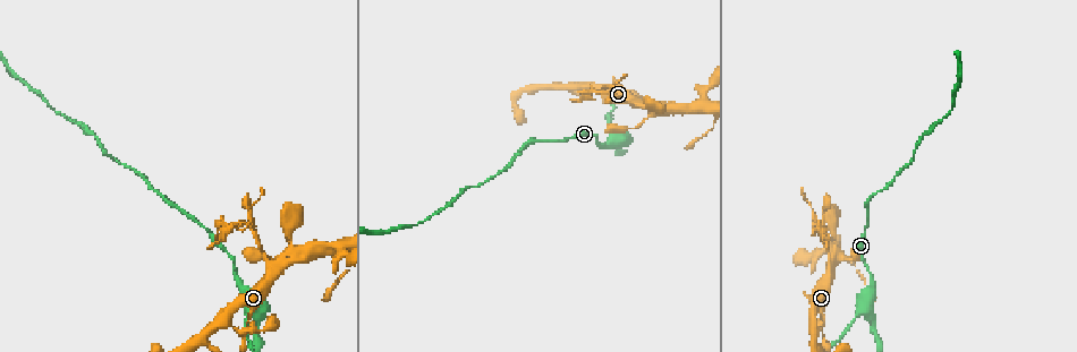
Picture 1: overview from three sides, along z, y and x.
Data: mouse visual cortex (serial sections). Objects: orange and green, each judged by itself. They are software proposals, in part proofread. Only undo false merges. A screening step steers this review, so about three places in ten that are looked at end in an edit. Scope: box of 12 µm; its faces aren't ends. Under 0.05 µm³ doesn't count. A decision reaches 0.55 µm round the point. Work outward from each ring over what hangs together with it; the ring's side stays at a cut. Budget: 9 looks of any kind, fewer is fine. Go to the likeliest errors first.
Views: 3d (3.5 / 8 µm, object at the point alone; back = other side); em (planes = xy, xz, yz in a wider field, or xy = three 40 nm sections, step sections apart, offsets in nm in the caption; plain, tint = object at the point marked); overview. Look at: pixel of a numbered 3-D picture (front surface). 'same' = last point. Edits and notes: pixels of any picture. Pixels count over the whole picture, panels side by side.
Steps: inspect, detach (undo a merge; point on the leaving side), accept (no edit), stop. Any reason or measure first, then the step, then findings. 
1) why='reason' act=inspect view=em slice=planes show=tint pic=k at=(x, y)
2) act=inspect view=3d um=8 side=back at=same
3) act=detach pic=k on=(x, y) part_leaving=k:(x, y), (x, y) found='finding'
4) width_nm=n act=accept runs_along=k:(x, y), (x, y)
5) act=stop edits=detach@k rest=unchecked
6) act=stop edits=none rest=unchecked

why='three-way junction' act=inspect view=3d um=3.5 side=back pic=1 at=(865, 312)

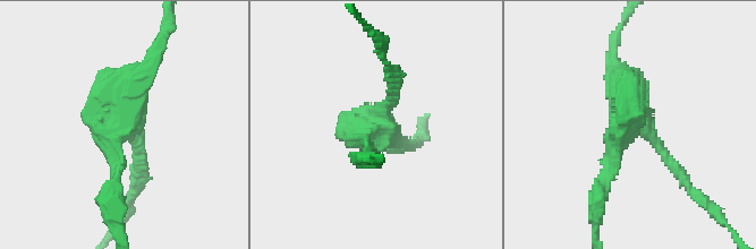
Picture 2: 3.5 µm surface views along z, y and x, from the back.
arms=3 arm_widths_nm=150,150,150 why='need the tissue' act=inspect view=em slice=xy step=3 show=tint pic=2 at=(114, 122)

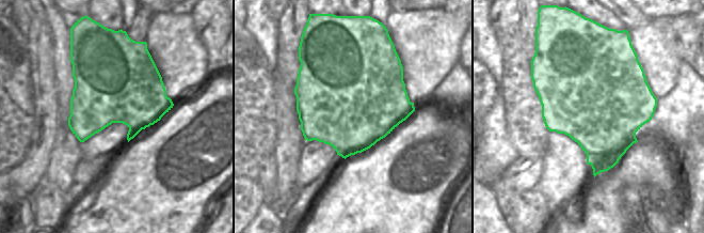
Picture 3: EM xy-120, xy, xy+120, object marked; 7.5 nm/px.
act=detach pic=2 on=(109, 190) border=3:(593, 158), (601, 158), (602, 171) found='two cells meet here'

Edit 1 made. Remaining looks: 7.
why='three-way junction' act=inspect view=3d um=3.5 pic=1 at=(226, 316)

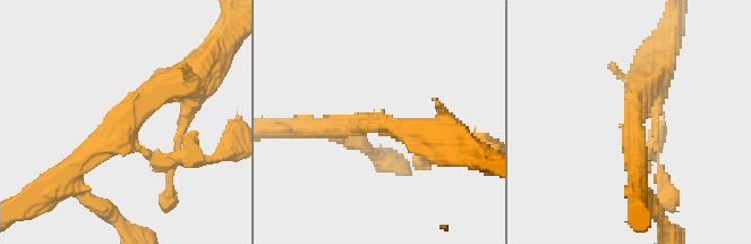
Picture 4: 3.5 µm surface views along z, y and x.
act=inspect view=em slice=xy step=5 show=tint pic=4 at=(382, 127)

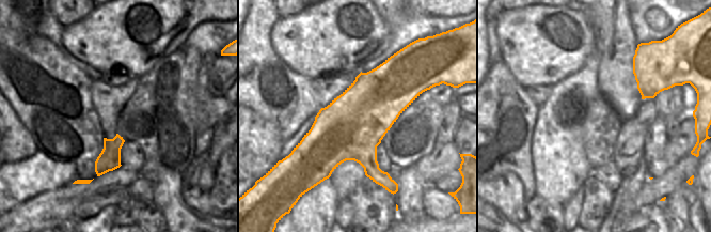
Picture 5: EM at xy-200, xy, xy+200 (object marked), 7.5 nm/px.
arms=3 act=accept runs_along=4:(189, 78), (159, 89), (68, 173) found='continuous, no second cell'

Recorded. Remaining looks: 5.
why='small branch off a trunk' act=inspect view=3d um=3.5 pic=1 at=(636, 102)

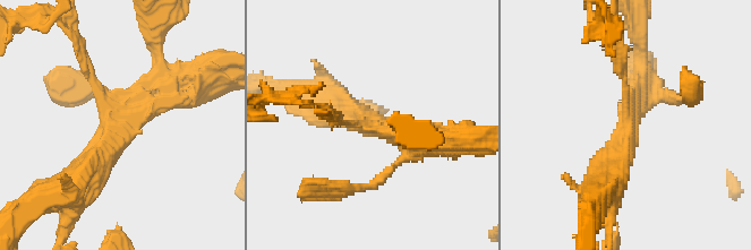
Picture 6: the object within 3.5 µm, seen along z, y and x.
arms=3 arm_widths_nm=150,300,450 why='need the tissue' act=inspect view=em slice=xy step=1 show=tint pic=6 at=(373, 122)

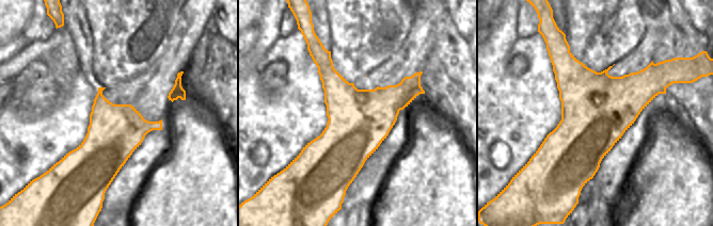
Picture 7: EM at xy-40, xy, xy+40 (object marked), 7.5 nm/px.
act=accept runs_along=6:(69, 189), (131, 117), (177, 98) found='continuous, no second cell'

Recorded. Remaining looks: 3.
why='see it whole again' act=inspect view=overview

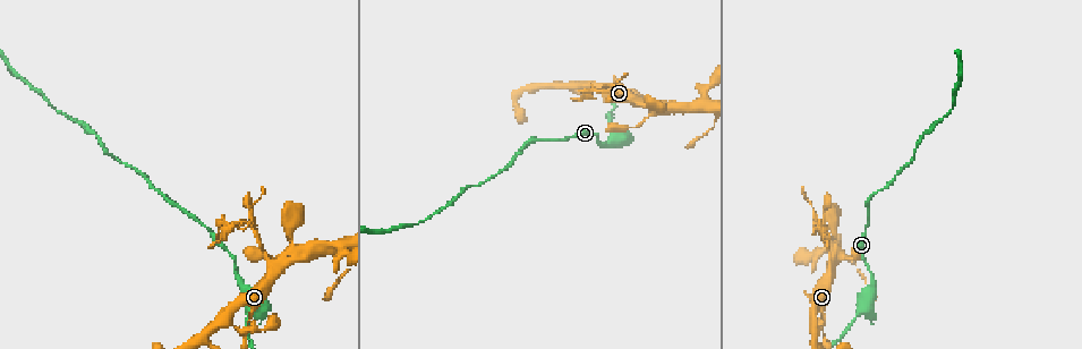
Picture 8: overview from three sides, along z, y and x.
why='sharp bend' act=inspect view=3d um=8 pic=8 at=(606, 92)

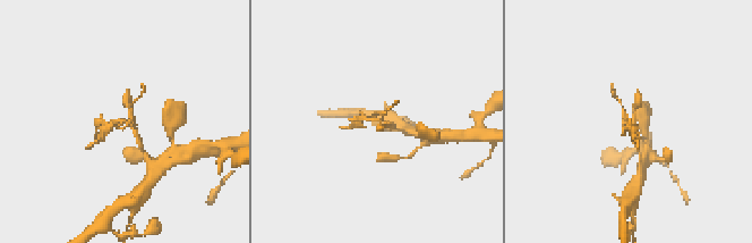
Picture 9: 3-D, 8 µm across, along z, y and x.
why='now the EM' act=inspect view=em slice=xy step=3 show=tint pic=9 at=(381, 119)

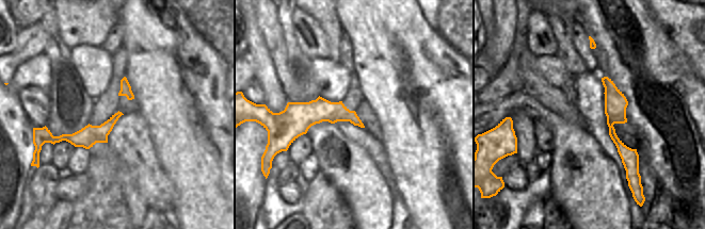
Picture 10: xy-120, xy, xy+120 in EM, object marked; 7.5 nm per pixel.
act=detach pic=9 on=(109, 125) part_leaving=9:(129, 125), (118, 120), (94, 142) found='two cells meet here'

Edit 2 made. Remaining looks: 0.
act=stop edits=detach@2,detach@9 rest=unchecked

